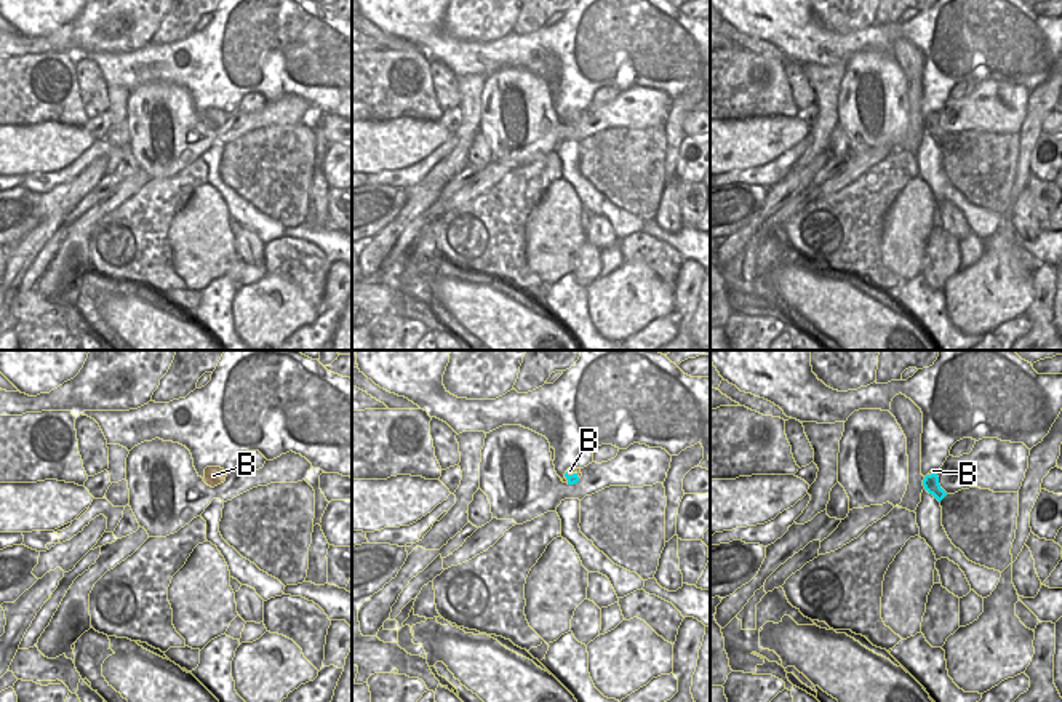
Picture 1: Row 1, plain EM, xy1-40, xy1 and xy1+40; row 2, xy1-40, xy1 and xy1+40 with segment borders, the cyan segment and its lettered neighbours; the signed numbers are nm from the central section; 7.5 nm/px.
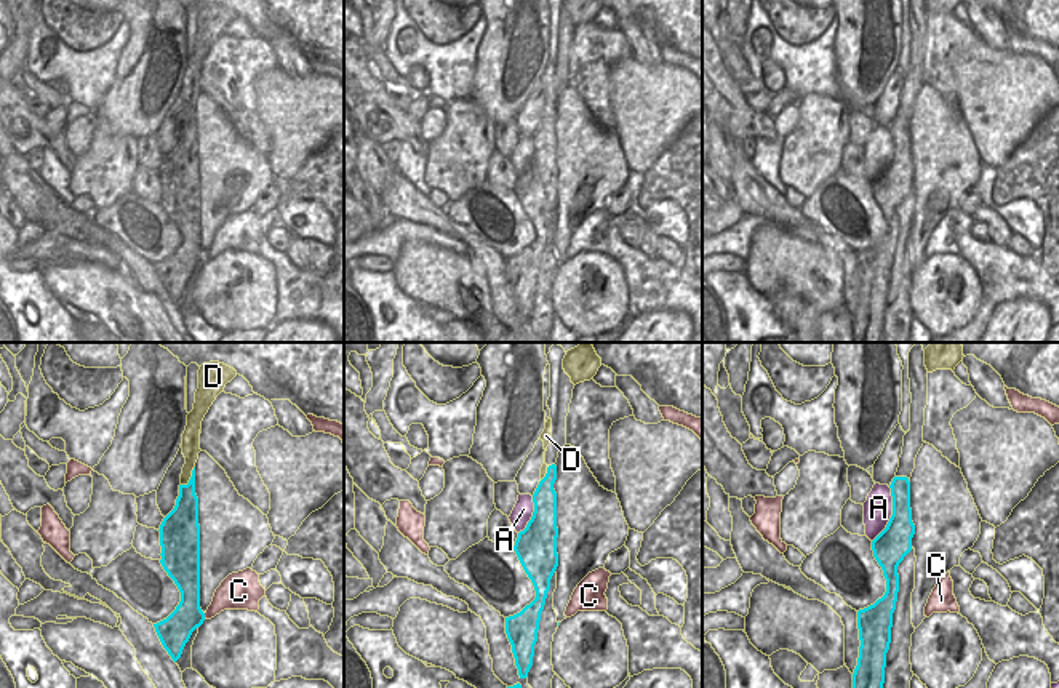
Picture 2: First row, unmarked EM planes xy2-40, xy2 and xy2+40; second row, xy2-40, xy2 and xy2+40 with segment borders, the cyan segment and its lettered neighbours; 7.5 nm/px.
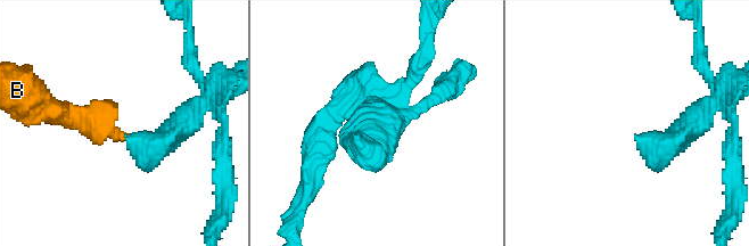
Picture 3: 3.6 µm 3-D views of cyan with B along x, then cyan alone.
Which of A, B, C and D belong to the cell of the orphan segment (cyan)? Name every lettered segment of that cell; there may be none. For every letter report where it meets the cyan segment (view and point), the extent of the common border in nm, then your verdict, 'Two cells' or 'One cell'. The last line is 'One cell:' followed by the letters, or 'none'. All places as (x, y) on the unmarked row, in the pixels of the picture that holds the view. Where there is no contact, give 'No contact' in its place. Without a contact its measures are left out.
A: Touches cyan at xy2+40 (893, 156). Shared border 440 nm. Two cells
B: Touches cyan at xy1 (573, 115). Shared border 120 nm. Two cells
C: Touches cyan at xy2-40 (203, 258). Shared border 50 nm. Two cells
D: Touches cyan at xy2-40 (191, 119). Shared border 190 nm. One cell
One cell: D

